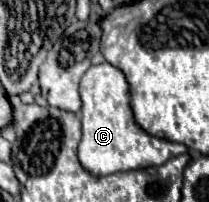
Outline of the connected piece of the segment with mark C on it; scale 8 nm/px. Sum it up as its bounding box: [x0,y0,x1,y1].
[78,61,186,175]

